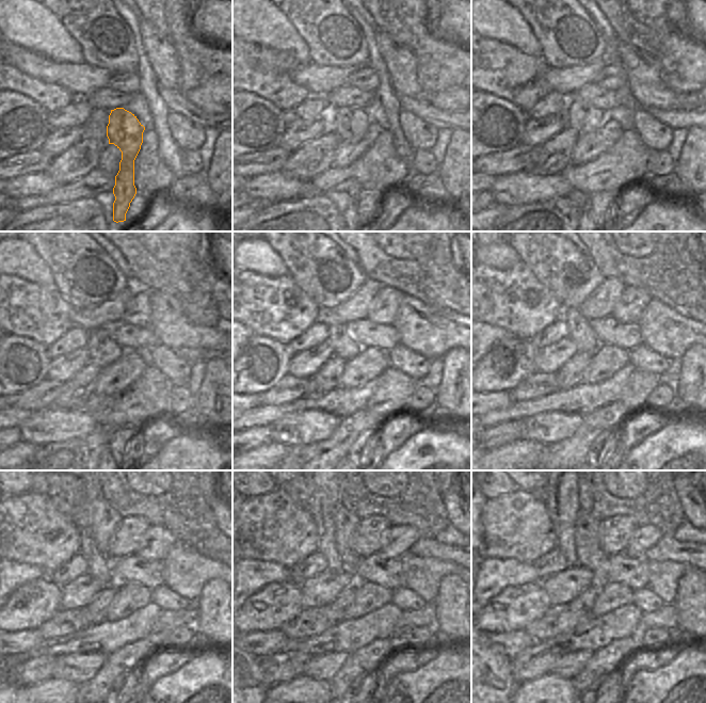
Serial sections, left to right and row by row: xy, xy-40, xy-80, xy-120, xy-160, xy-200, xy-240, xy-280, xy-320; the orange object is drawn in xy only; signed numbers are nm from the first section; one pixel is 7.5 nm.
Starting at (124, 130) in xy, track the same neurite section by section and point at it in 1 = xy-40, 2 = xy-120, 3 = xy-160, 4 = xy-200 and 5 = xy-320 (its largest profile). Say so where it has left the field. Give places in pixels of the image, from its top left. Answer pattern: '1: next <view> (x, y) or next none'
1: next xy-40 (349, 123)
2: next xy-120 (103, 350)
3: next xy-160 (343, 346)
4: next xy-200 (578, 329)
5: next xy-320 (561, 501)

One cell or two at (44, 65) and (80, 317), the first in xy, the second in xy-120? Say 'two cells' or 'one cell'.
one cell

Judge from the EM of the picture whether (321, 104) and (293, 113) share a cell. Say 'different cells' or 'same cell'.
same cell

